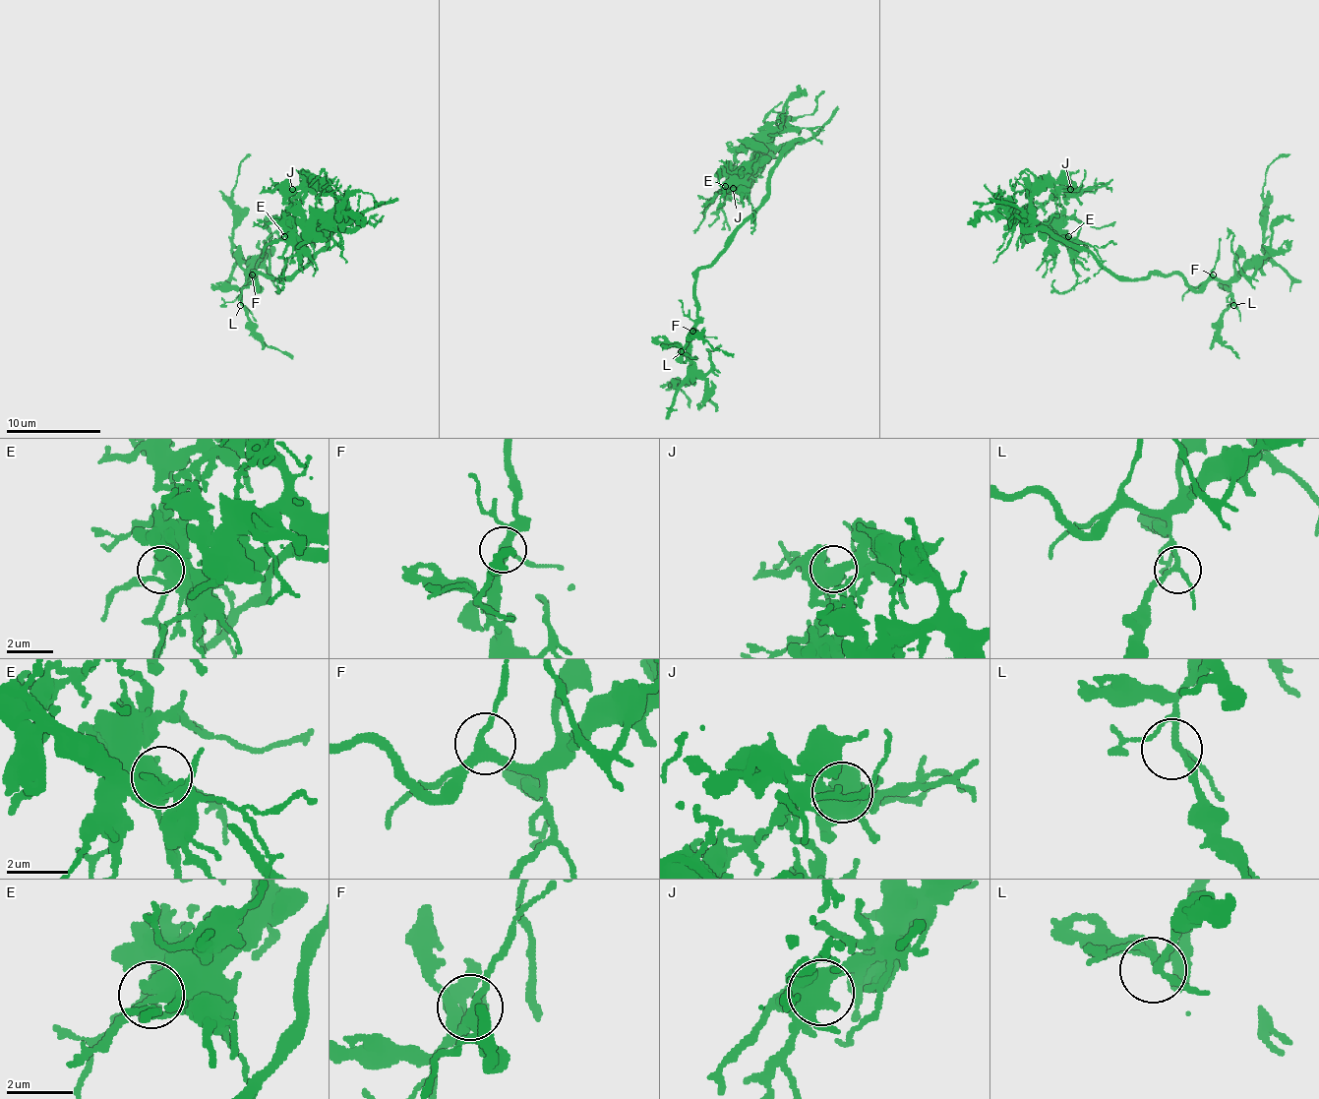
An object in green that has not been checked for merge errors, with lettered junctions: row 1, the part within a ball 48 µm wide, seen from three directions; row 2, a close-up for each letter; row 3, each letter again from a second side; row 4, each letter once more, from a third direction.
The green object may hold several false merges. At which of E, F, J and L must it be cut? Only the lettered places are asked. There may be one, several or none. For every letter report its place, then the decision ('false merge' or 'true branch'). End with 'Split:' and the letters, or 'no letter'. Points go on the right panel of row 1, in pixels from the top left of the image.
E: place (1068, 236); true branch
F: place (1213, 274); true branch
J: place (1070, 189); true branch
L: place (1233, 305); true branch
Split: no letter

